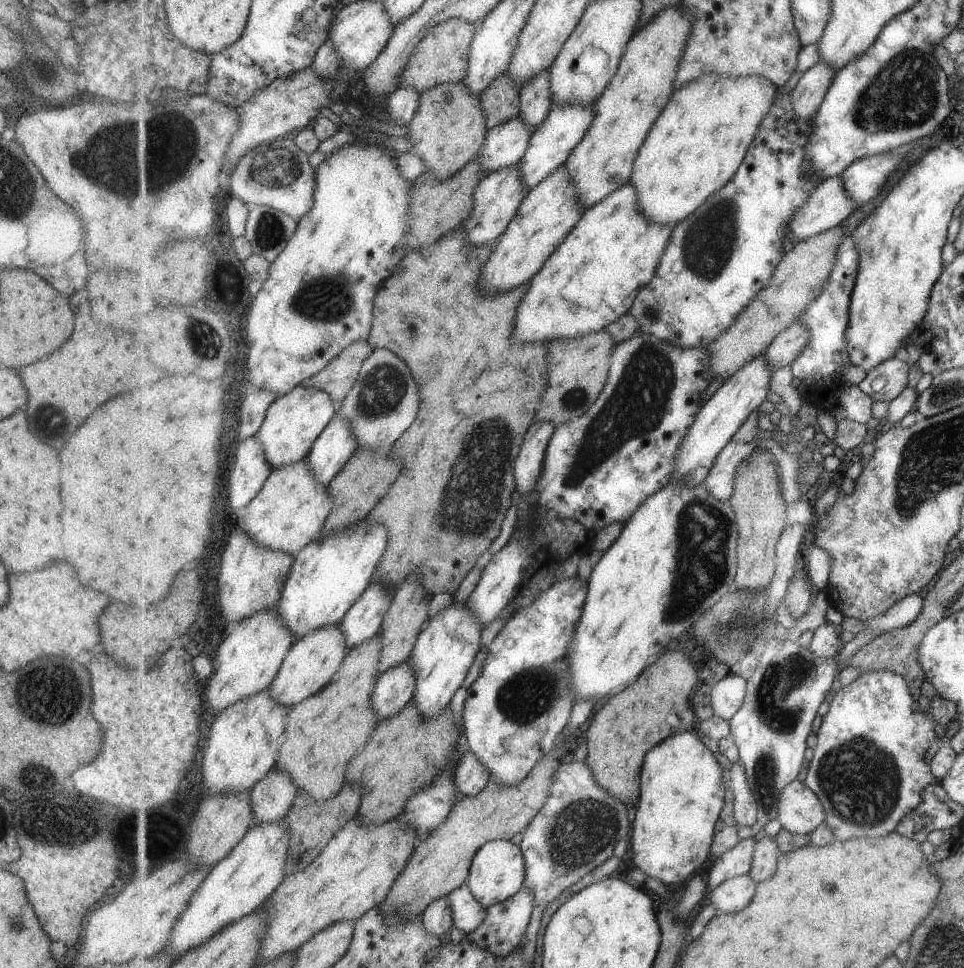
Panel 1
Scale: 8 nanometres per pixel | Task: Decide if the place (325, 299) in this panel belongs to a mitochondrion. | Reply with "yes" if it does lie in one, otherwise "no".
yes

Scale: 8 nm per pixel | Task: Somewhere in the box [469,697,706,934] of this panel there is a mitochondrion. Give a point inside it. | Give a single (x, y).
(575, 834)

